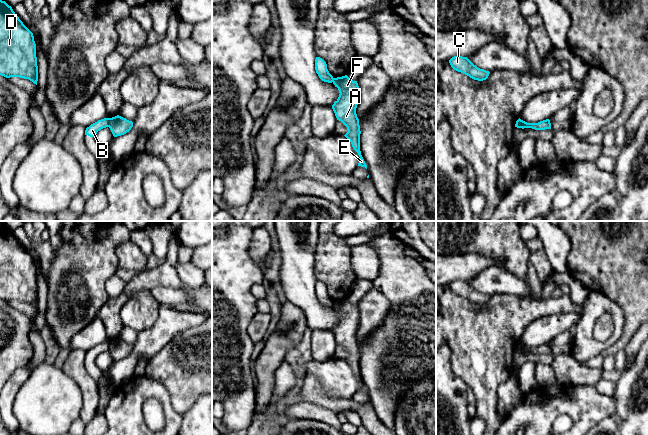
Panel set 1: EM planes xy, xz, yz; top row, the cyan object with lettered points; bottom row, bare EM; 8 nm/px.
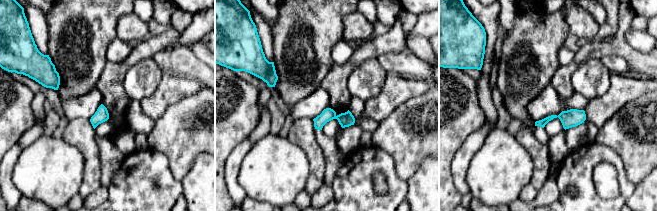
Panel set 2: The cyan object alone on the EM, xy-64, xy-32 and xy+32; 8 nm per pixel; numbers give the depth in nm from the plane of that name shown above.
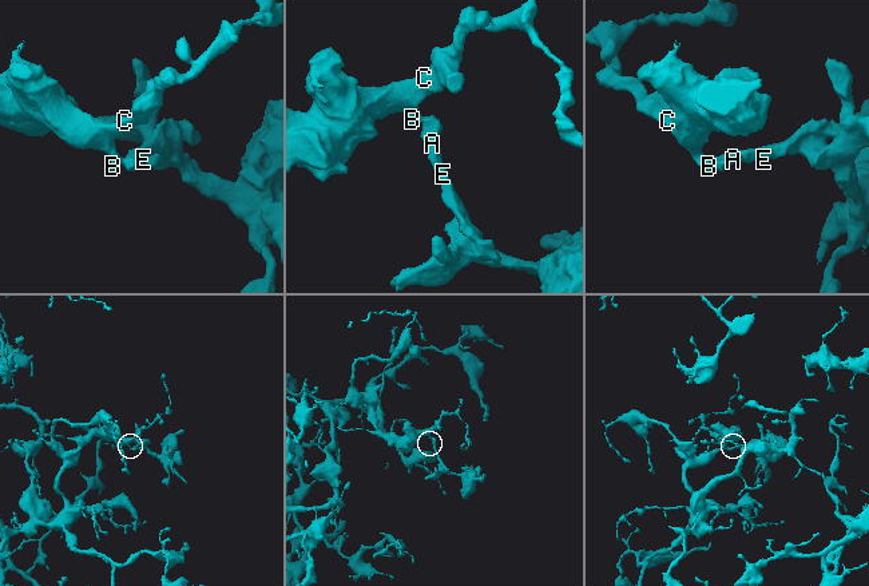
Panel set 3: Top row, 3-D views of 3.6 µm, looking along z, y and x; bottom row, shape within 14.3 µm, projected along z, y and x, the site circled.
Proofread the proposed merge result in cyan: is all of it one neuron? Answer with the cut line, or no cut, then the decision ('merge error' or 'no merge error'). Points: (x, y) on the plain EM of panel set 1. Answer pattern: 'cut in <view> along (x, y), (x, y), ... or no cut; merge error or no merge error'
cut in xy along (109, 342), (107, 350); merge error

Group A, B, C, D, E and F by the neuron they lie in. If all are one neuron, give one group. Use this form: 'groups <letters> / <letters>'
groups A E F / B C D

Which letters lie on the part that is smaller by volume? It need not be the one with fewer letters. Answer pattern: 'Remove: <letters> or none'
Remove: A, E, F

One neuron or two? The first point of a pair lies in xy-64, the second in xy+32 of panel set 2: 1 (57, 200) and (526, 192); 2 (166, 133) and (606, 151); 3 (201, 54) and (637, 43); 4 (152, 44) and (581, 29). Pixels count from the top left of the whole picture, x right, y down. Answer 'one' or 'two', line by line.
1: two
2: two
3: one
4: two

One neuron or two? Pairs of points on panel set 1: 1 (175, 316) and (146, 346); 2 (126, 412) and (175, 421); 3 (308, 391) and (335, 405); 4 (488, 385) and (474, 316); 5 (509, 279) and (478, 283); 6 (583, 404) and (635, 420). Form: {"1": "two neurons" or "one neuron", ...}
{"1": "one neuron", "2": "one neuron", "3": "one neuron", "4": "one neuron", "5": "one neuron", "6": "two neurons"}

